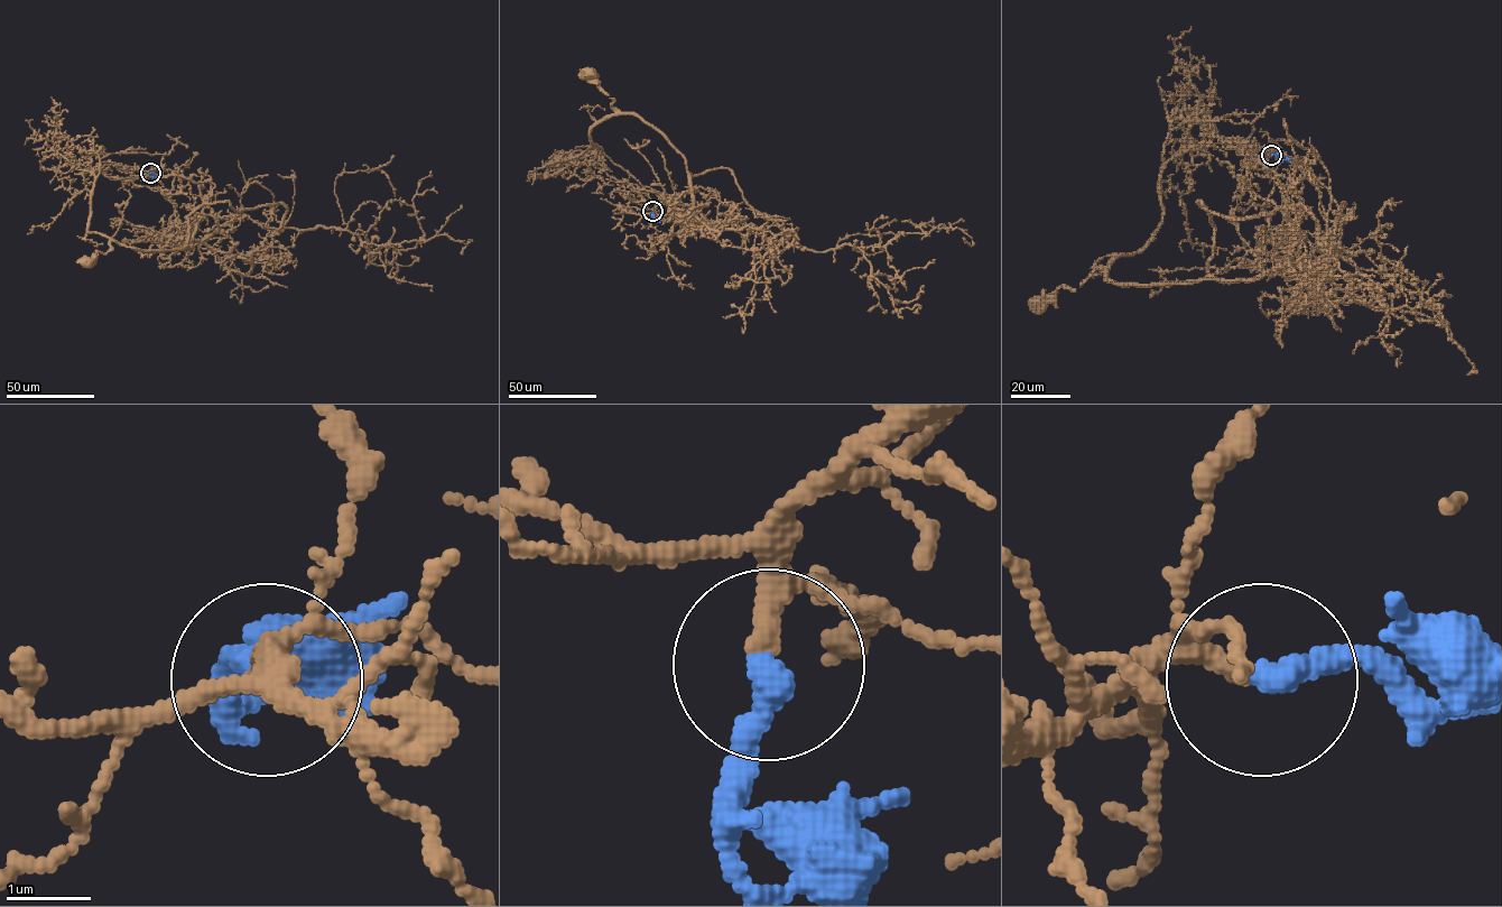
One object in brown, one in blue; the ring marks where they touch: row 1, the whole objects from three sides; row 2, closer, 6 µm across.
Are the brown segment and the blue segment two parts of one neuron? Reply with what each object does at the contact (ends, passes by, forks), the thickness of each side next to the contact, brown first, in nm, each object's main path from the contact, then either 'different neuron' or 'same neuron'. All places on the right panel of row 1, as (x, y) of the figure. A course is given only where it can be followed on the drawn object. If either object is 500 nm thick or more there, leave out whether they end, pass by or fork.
brown passes by | blue ends | 190/360 nm | brown via (1271, 155), (1258, 159), (1276, 174), (1290, 246), (1271, 269), (1118, 285), (1096, 269), (1036, 306) | blue via (1271, 155), (1283, 156), (1290, 162) | same neuron

